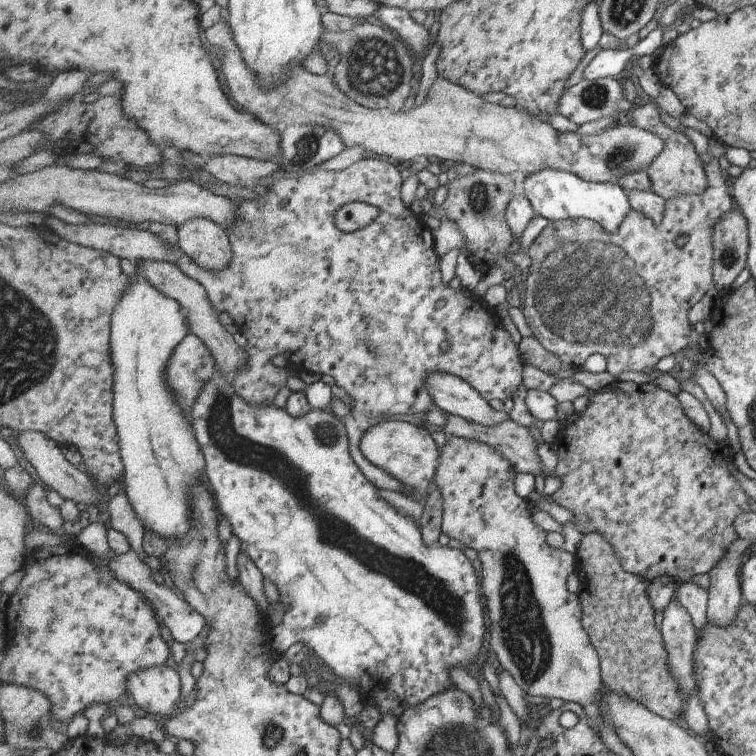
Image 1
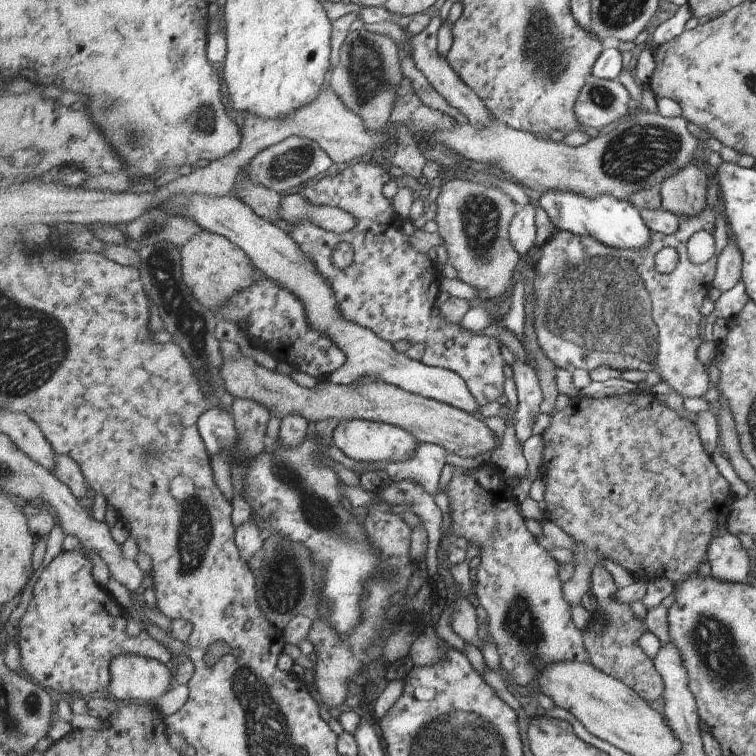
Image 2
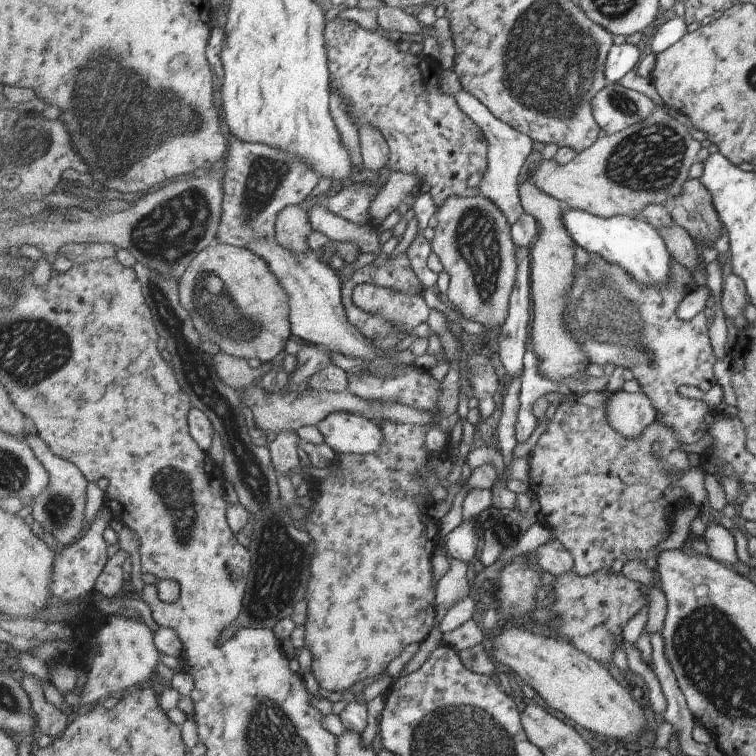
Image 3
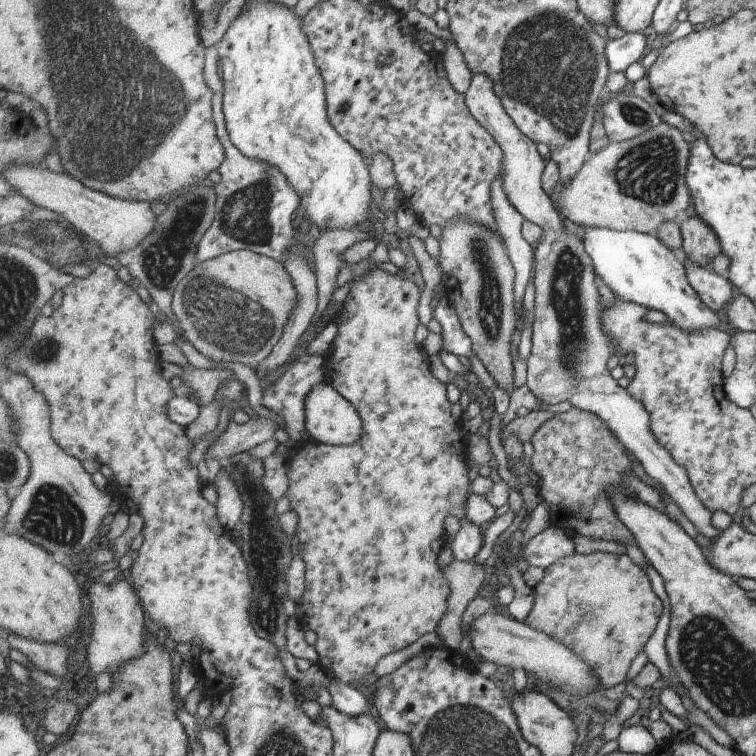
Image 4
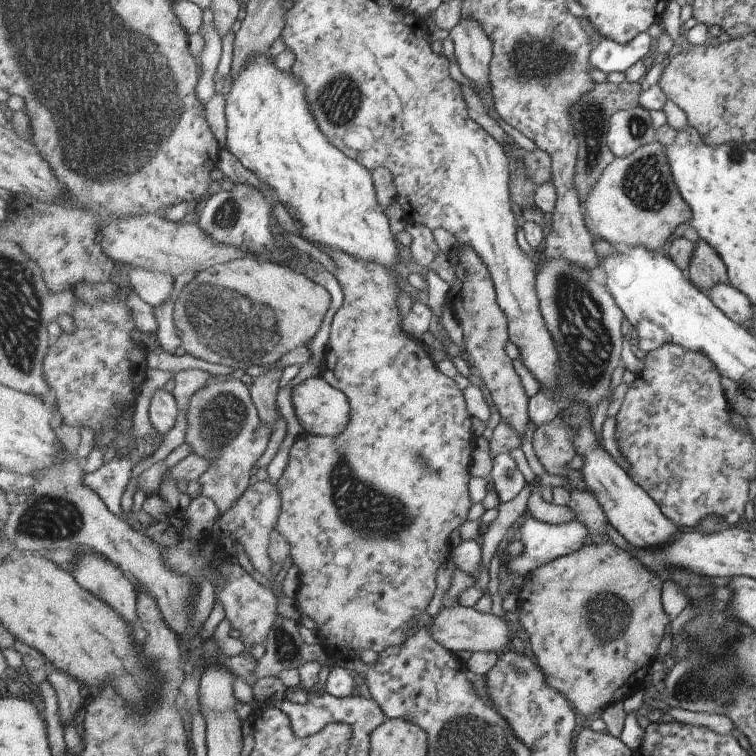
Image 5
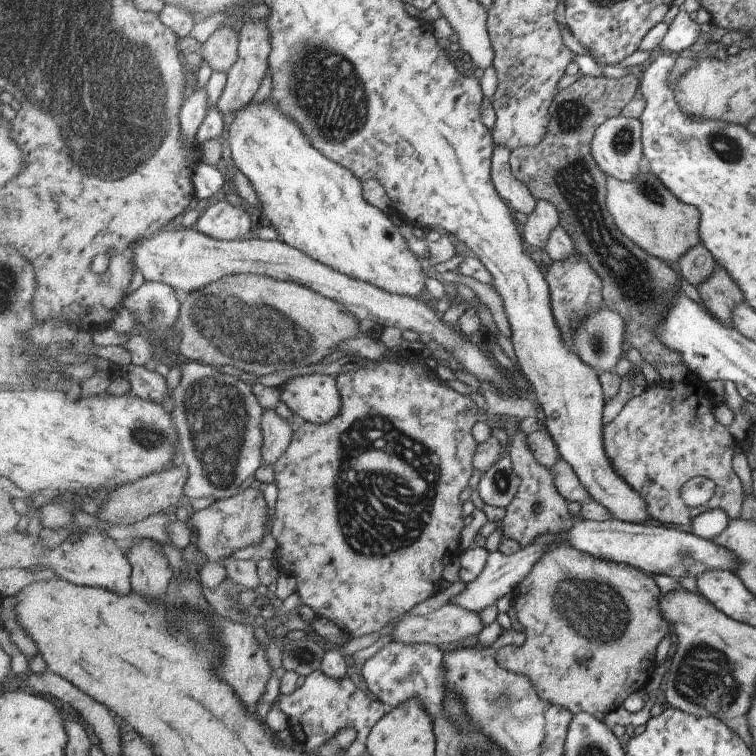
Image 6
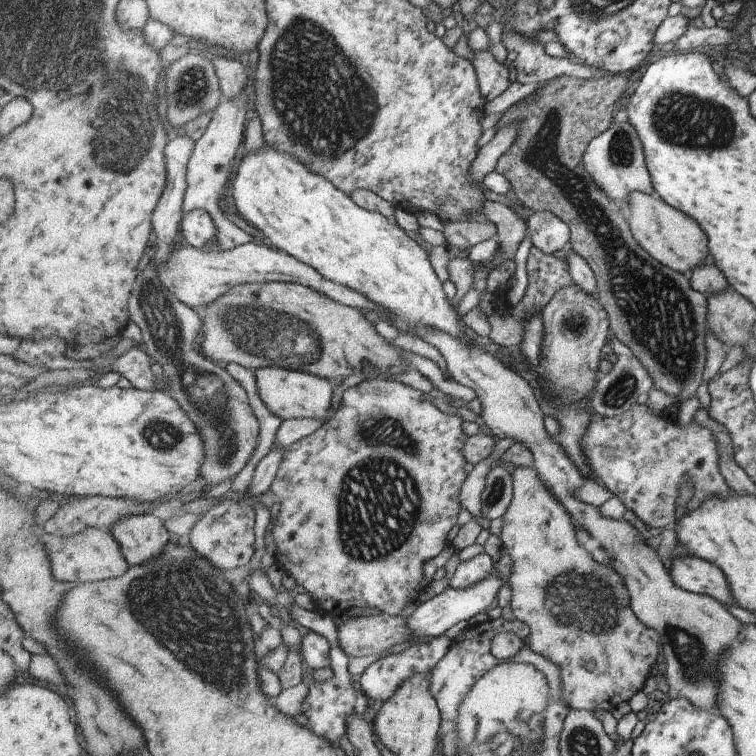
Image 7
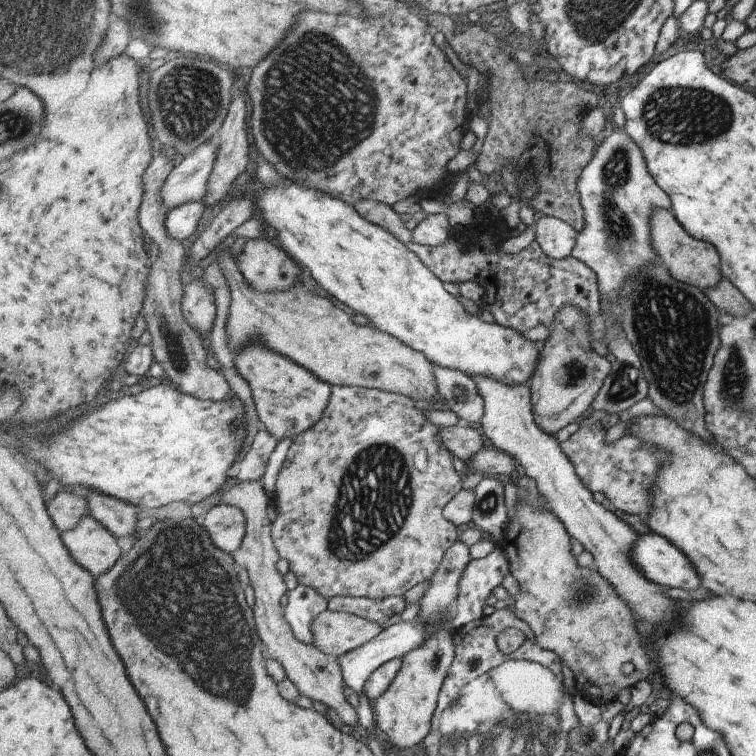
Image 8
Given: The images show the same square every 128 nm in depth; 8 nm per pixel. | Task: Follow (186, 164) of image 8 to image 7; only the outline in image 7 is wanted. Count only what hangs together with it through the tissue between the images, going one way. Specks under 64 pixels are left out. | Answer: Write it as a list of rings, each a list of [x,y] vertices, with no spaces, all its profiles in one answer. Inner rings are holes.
[[[242,92],[235,99],[223,98],[222,103],[216,108],[206,131],[202,137],[196,142],[193,154],[187,163],[186,170],[186,191],[184,194],[183,210],[189,212],[195,209],[206,210],[217,226],[217,239],[219,245],[217,250],[228,251],[250,242],[260,242],[264,245],[270,245],[270,240],[265,238],[258,240],[248,233],[245,233],[232,224],[224,216],[223,192],[225,184],[232,182],[234,176],[234,168],[238,161],[239,148],[243,142],[243,130],[246,128],[247,118],[247,92]]]

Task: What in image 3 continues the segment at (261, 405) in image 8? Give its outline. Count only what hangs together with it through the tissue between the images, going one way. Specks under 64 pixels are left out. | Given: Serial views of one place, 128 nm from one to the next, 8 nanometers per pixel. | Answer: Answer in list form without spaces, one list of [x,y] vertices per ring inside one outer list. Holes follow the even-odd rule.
[[[337,411],[324,418],[317,426],[324,442],[338,454],[374,453],[384,441],[382,428],[359,413]]]

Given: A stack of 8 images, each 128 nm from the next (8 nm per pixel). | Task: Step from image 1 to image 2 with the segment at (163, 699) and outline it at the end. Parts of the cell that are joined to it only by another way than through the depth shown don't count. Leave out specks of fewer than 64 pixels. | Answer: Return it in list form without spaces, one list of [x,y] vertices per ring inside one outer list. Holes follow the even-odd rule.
[[[133,653],[118,654],[110,664],[112,681],[107,688],[107,695],[115,697],[119,703],[135,701],[154,704],[171,686],[173,674],[170,669],[169,664],[166,665],[153,657]]]

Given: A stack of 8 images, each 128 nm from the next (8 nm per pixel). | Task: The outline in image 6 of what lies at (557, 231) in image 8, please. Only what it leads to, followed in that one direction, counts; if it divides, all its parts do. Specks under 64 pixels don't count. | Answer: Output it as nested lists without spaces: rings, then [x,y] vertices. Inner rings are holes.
[[[537,200],[535,210],[526,215],[526,223],[522,228],[524,241],[529,245],[544,247],[547,244],[549,232],[561,226],[559,209],[548,200]]]

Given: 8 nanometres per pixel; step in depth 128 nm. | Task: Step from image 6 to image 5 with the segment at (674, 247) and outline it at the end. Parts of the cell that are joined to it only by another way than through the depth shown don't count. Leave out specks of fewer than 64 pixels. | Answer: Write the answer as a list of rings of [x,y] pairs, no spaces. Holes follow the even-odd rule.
[[[660,138],[651,144],[642,146],[628,157],[617,157],[607,165],[589,198],[583,201],[585,220],[592,234],[603,237],[615,246],[644,247],[649,251],[657,251],[659,248],[663,248],[667,242],[671,242],[675,230],[681,224],[692,221],[694,218],[692,207],[683,199],[674,182],[666,146],[667,144],[663,144]]]

